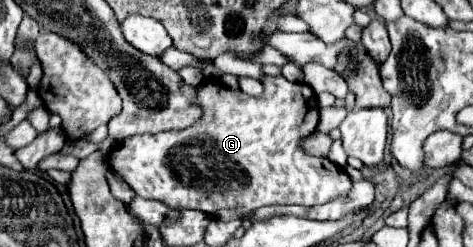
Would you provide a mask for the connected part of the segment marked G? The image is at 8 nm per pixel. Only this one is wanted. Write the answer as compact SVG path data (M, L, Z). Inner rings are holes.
M264 76L260 82L264 86L262 96L248 96L242 90L230 90L212 80L196 86L196 104L202 108L202 118L194 126L156 136L130 136L108 154L110 168L142 198L160 200L170 208L202 210L224 222L250 220L252 212L262 206L316 206L348 194L352 180L340 166L302 150L302 140L314 134L320 120L314 90L304 82L290 82L284 76Z

